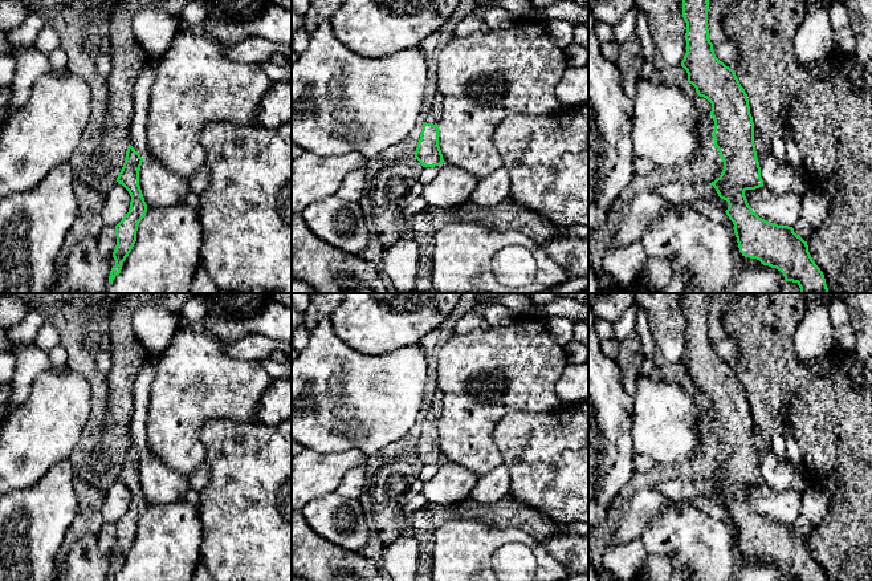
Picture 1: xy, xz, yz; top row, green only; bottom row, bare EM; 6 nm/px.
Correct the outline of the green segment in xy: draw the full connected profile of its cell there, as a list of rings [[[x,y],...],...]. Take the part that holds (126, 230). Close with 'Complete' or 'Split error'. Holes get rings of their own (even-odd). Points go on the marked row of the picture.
[[[129,145],[125,163],[117,182],[129,191],[131,202],[129,212],[115,226],[117,245],[113,252],[115,265],[110,271],[109,284],[111,284],[115,276],[121,273],[122,263],[126,260],[136,241],[138,226],[147,212],[147,204],[139,186],[139,170],[142,162],[143,158],[140,154]]]. Complete

